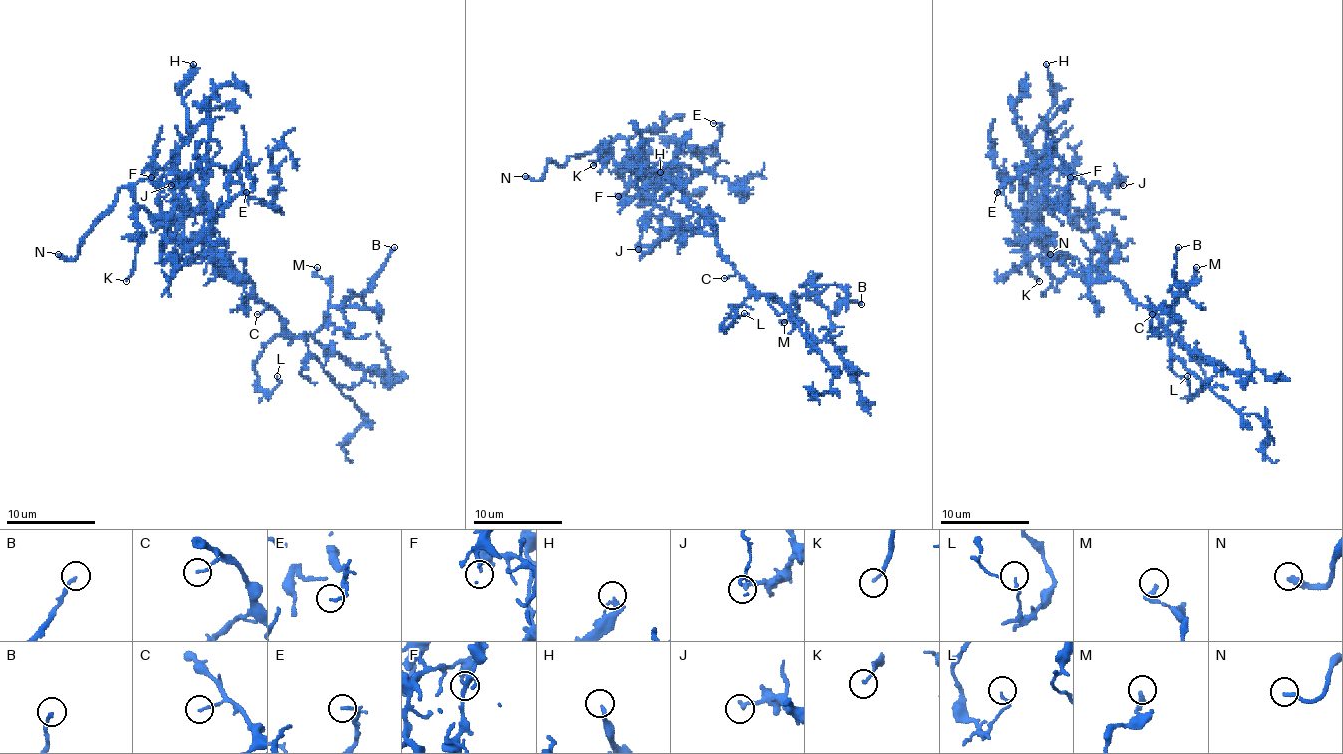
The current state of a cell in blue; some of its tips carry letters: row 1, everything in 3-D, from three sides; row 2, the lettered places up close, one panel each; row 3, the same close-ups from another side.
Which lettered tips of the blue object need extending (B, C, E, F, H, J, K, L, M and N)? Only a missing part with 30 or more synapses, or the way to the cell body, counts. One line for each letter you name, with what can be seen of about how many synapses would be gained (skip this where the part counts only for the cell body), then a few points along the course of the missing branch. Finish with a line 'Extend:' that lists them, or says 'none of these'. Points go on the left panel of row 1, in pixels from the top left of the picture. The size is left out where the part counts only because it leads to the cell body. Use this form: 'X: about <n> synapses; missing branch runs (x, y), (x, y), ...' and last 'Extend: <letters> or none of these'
Extend: N

